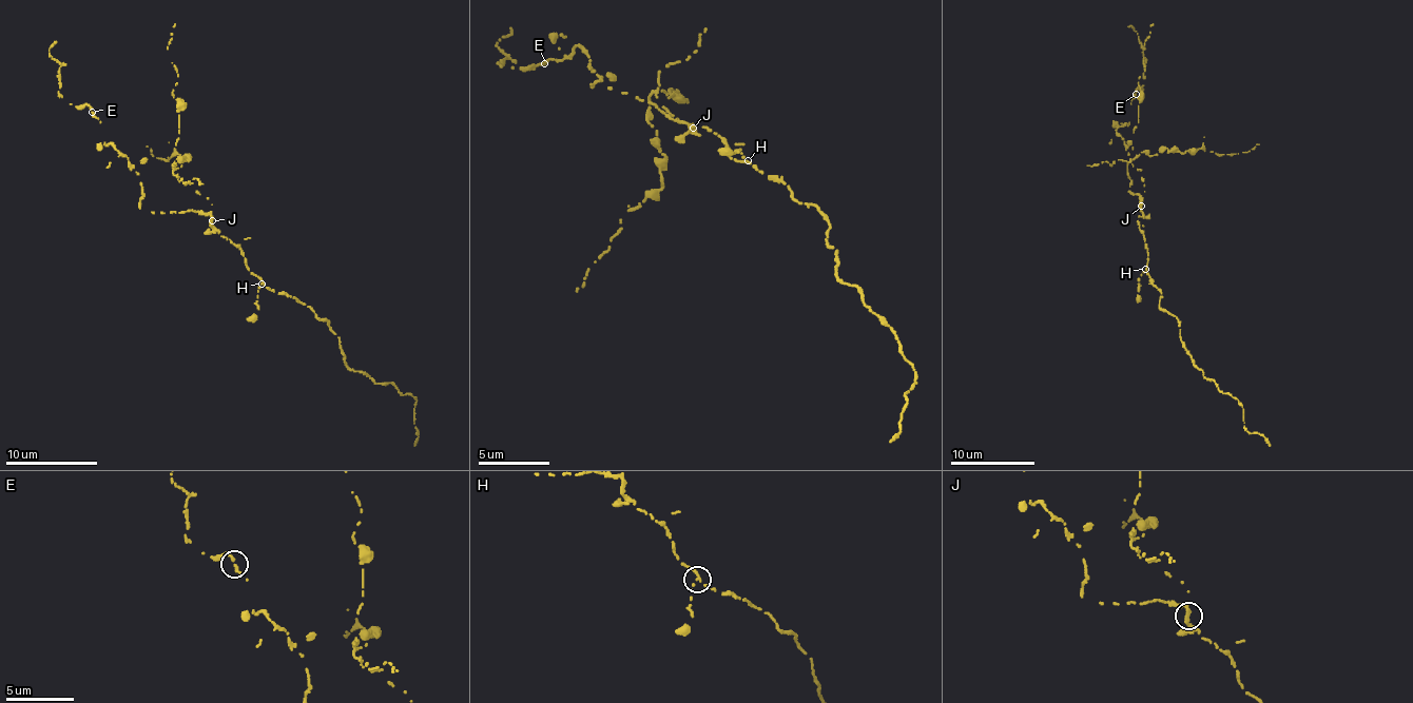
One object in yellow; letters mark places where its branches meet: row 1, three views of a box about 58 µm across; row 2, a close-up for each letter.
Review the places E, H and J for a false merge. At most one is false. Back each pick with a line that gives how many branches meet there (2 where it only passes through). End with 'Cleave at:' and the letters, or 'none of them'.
J: Branches: 2
Cleave at: J

